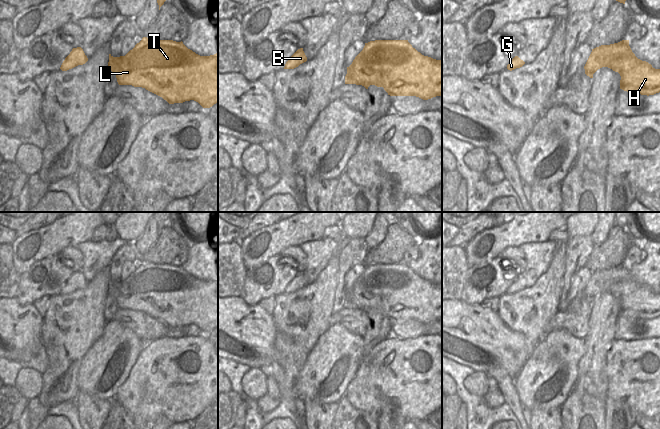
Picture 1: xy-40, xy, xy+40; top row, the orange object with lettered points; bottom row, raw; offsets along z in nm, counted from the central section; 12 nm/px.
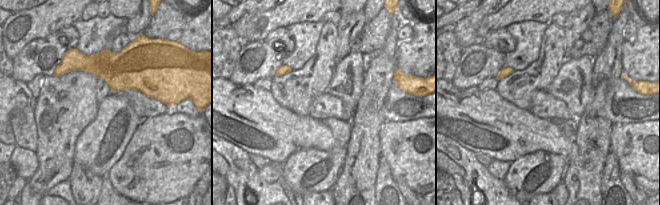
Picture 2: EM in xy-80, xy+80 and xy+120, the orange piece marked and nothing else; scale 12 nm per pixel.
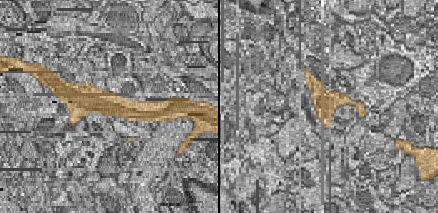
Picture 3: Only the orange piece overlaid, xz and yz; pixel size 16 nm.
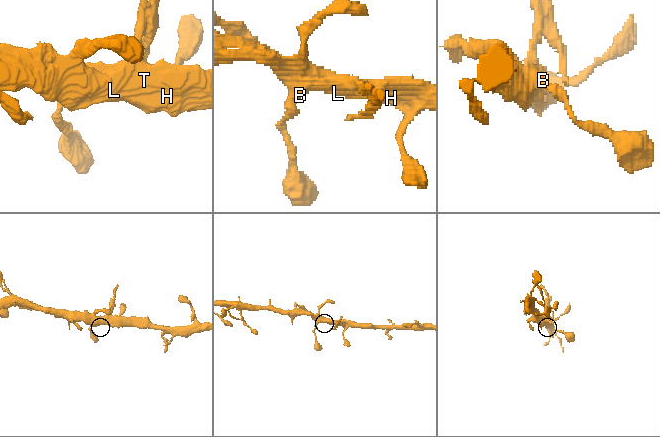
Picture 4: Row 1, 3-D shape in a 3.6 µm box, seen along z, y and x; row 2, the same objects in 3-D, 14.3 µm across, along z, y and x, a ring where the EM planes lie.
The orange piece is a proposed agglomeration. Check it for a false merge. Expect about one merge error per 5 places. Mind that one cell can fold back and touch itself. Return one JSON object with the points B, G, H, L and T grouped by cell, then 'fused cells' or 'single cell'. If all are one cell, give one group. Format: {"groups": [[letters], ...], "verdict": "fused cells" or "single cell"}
{"groups": [["B", "G", "H", "L", "T"]], "verdict": "single cell"}

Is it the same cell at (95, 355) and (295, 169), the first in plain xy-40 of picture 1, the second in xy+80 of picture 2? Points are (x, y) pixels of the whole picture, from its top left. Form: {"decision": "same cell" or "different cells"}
{"decision": "same cell"}

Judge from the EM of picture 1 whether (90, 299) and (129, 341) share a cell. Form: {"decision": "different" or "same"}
{"decision": "different"}

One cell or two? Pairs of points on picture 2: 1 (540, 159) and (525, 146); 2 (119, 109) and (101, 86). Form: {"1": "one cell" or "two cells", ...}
{"1": "two cells", "2": "two cells"}

